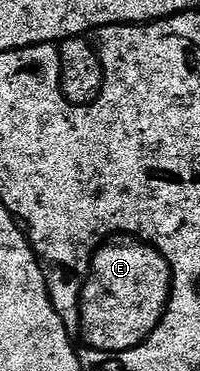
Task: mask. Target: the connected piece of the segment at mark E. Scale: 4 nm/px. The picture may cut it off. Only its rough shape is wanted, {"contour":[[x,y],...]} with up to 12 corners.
{"contour":[[103,243],[81,291],[90,350],[121,354],[165,315],[169,262]]}

